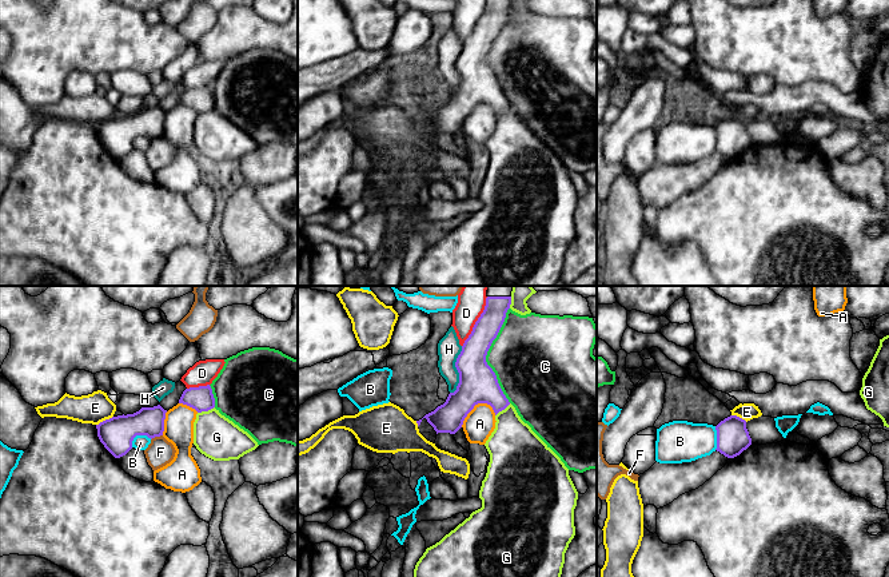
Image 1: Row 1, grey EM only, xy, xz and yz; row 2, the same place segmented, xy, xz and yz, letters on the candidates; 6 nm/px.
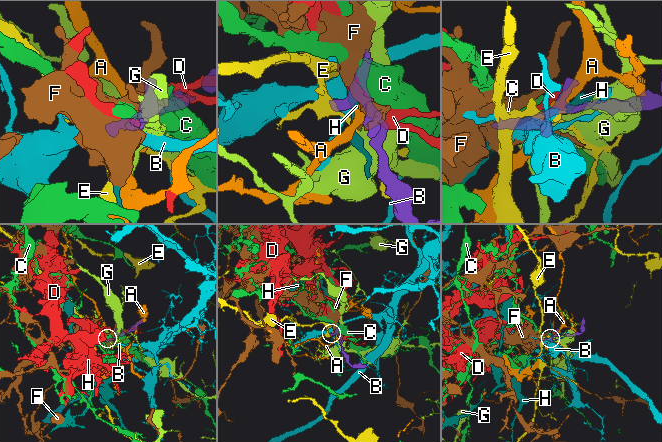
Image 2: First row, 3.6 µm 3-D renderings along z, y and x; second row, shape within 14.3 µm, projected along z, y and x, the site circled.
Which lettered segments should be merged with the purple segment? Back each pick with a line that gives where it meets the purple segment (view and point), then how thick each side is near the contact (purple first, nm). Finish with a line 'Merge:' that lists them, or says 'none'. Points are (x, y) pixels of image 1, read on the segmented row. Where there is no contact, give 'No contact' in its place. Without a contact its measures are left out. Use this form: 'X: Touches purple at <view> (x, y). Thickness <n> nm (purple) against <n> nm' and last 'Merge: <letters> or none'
Merge: none

